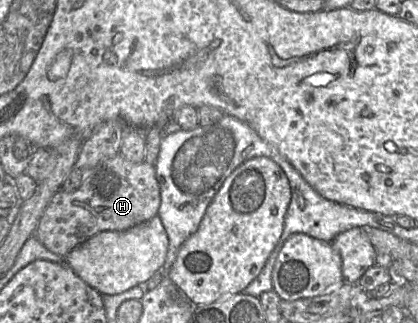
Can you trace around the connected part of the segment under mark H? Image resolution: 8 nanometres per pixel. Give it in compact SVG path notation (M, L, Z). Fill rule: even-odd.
M120 153L82 171L80 186L73 192L59 189L51 198L41 216L34 236L52 253L65 258L75 247L103 231L124 231L157 215L160 205L160 190L154 165L144 161L132 163Z

